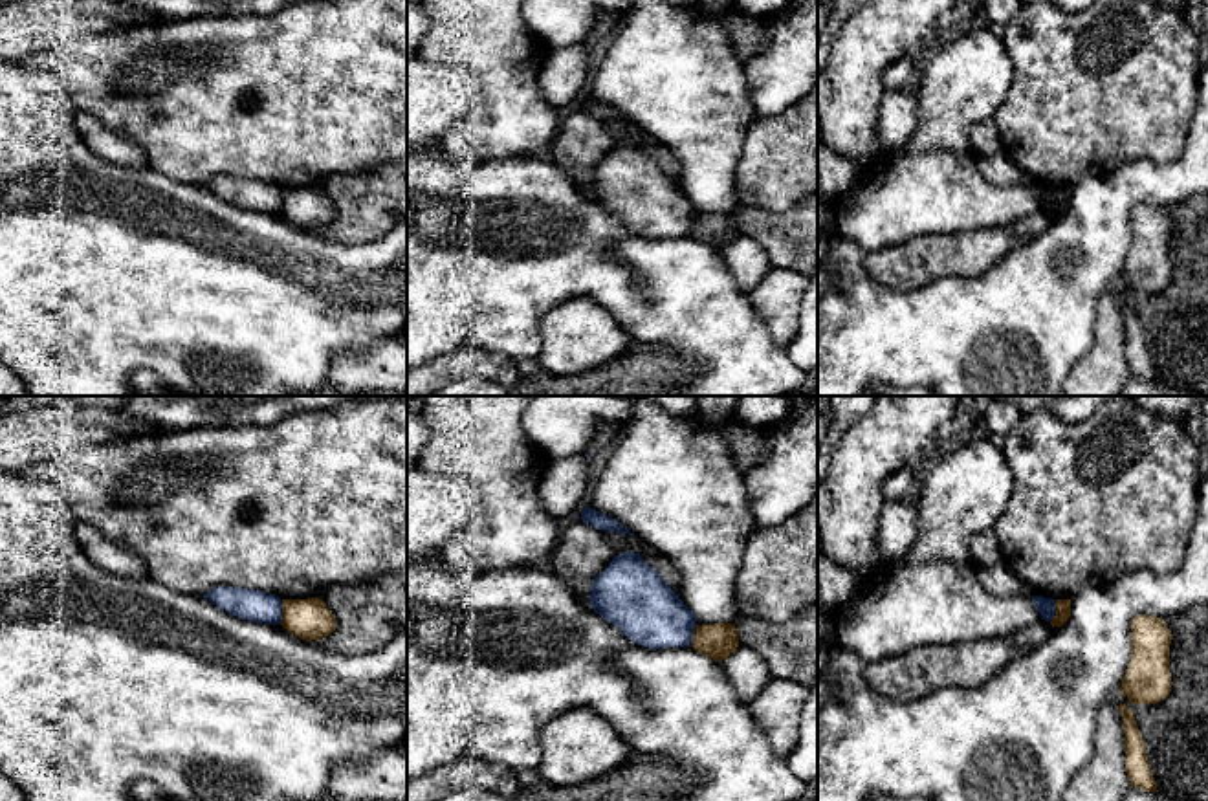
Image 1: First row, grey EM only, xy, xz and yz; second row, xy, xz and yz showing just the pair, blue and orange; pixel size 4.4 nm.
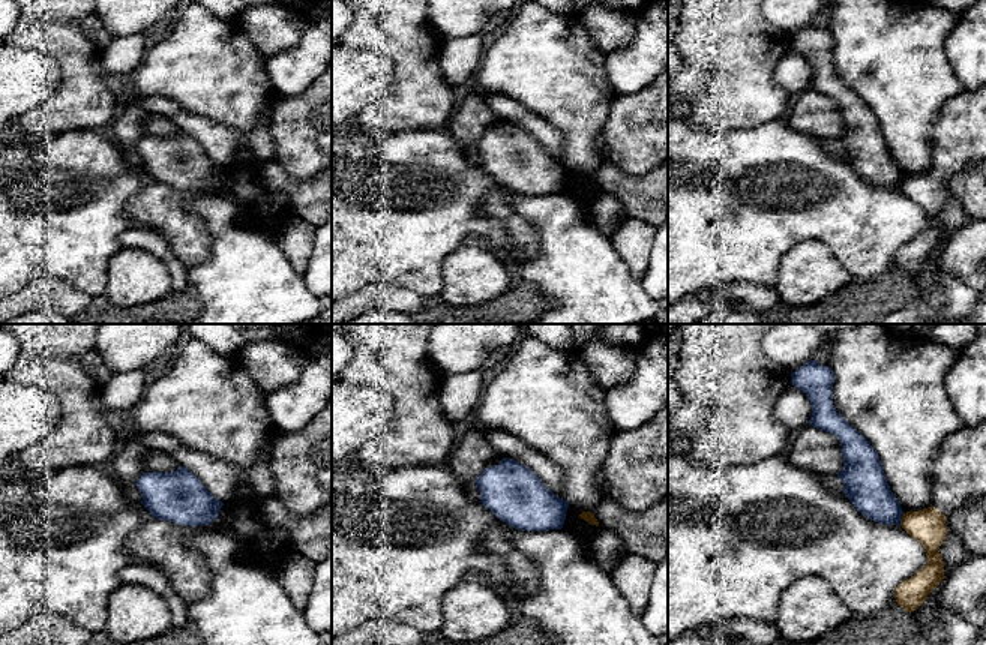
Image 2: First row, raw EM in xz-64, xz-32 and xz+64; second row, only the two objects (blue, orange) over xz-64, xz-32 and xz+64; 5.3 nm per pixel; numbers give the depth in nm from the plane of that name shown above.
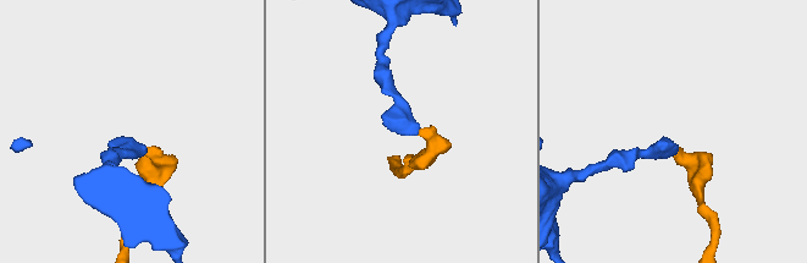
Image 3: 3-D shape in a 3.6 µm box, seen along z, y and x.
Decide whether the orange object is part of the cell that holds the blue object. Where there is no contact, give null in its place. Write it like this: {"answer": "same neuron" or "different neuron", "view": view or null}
{"answer": "different neuron", "view": "xy"}

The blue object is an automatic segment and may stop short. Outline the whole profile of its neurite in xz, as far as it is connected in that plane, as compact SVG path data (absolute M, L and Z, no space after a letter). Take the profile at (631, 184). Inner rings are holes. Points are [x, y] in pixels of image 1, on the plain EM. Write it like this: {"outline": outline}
{"outline": "M618 143L592 169L590 196L631 231L649 236L691 236L697 205L640 143Z"}

